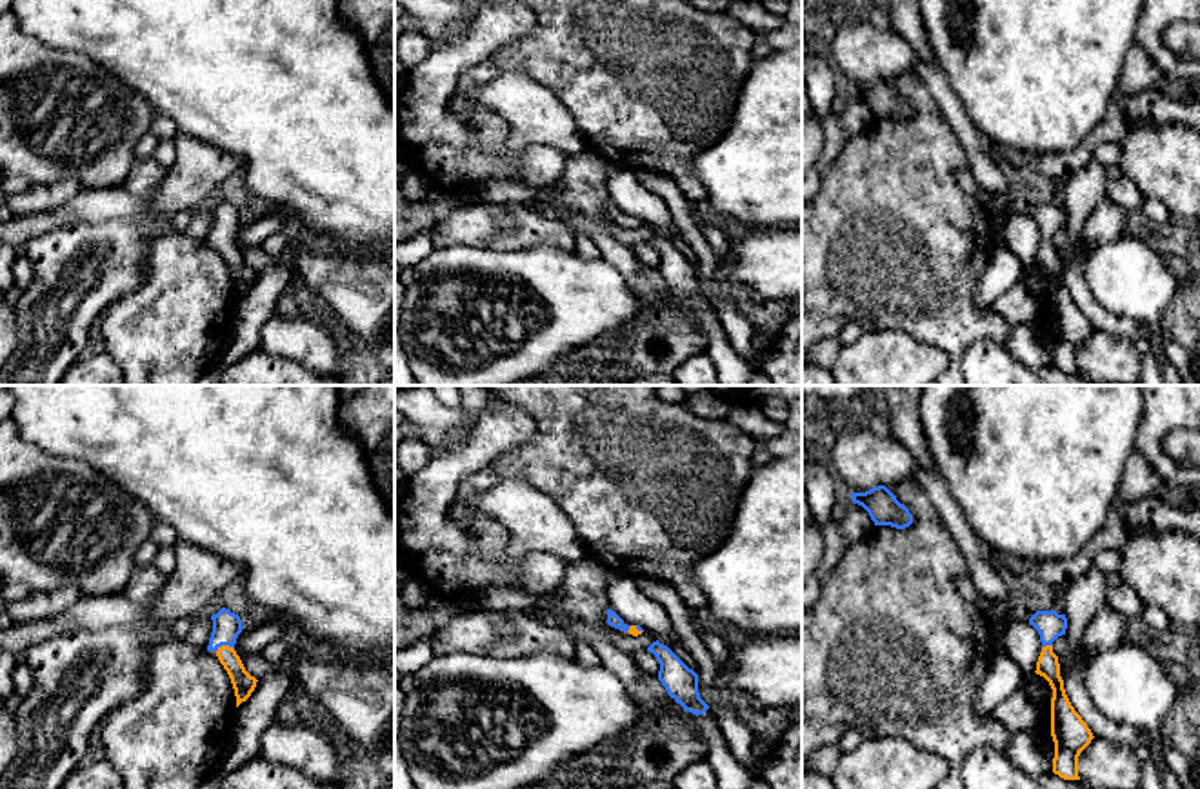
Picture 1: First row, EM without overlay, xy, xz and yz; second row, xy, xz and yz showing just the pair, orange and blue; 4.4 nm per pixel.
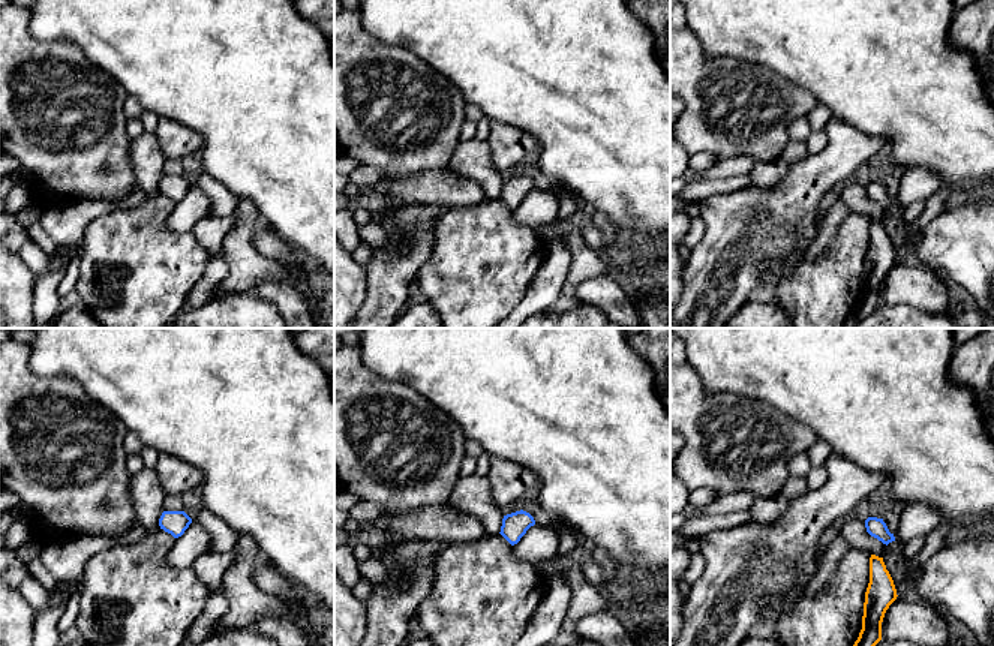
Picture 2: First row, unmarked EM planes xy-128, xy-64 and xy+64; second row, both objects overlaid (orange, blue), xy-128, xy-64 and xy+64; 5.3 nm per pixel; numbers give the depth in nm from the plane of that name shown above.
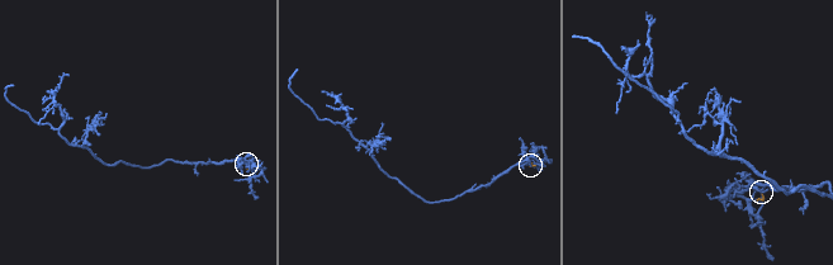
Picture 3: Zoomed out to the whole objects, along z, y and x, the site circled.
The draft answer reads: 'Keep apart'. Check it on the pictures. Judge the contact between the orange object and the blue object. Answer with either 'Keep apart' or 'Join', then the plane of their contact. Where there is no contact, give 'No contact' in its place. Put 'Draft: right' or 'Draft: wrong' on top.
Draft: wrong
Join. Touches orange in xy

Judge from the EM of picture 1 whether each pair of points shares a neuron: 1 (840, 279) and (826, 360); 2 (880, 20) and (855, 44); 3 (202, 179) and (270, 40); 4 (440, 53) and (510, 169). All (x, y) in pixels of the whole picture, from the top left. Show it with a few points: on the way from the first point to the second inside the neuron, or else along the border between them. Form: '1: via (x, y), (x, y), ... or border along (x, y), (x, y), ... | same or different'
1: border along (837, 335), (820, 340) | different
2: border along (868, 19), (877, 28), (890, 26) | different
3: border along (179, 131), (235, 153), (244, 166) | different
4: via (437, 93), (437, 142), (460, 166), (470, 166) | same

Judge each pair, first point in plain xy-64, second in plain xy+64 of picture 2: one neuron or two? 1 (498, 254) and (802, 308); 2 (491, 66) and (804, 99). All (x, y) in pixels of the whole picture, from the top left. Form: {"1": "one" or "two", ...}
{"1": "one", "2": "two"}

